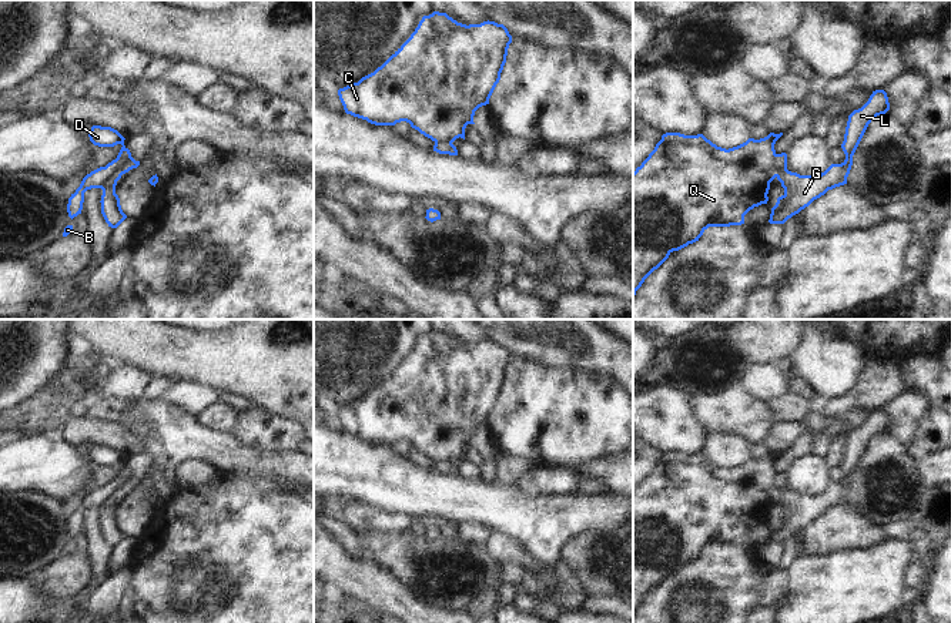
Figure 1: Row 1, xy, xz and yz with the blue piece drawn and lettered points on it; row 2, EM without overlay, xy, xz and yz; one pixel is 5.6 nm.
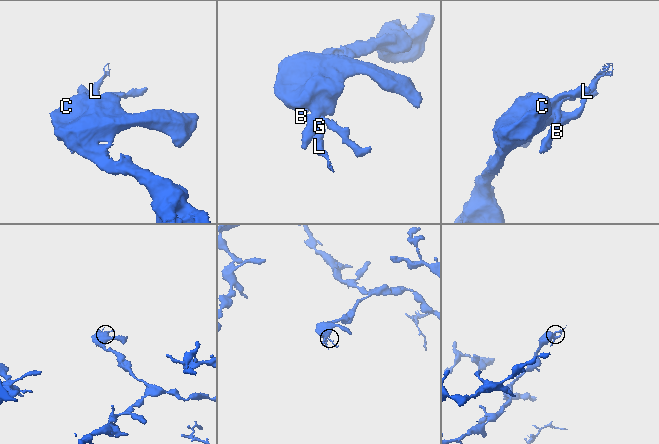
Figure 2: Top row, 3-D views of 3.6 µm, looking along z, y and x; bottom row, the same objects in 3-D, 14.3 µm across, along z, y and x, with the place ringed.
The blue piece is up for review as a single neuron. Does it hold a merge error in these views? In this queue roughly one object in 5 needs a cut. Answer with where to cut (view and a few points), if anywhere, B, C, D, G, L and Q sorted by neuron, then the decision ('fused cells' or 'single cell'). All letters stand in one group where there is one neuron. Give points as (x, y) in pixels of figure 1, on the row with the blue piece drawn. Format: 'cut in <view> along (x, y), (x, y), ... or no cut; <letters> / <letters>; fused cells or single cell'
cut in xy along (131, 157), (113, 180); B G L / C D Q; fused cells

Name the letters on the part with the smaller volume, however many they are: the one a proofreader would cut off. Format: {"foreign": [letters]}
{"foreign": ["B", "G", "L"]}

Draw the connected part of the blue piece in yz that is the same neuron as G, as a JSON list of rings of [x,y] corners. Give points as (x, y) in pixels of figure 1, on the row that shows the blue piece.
[[[875,90],[868,101],[848,115],[844,141],[841,148],[845,160],[841,164],[831,164],[820,175],[800,175],[787,170],[787,154],[776,154],[773,164],[776,177],[784,188],[784,194],[777,198],[771,208],[770,224],[784,224],[788,218],[808,207],[814,200],[828,190],[847,184],[847,177],[853,165],[853,155],[873,118],[890,110],[887,93]]]

